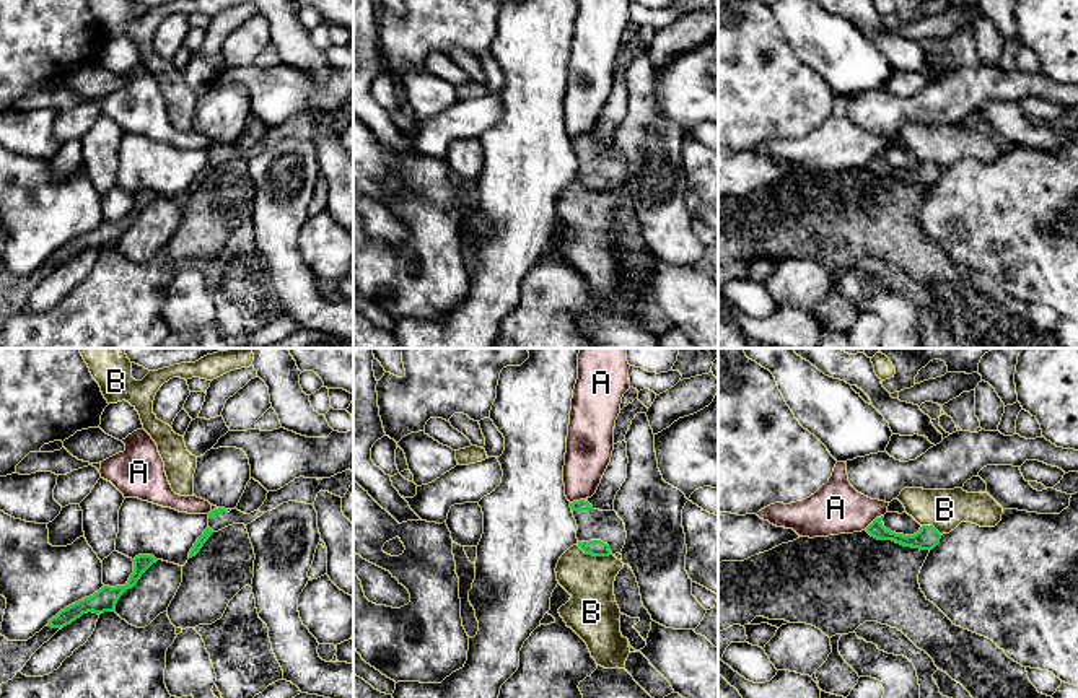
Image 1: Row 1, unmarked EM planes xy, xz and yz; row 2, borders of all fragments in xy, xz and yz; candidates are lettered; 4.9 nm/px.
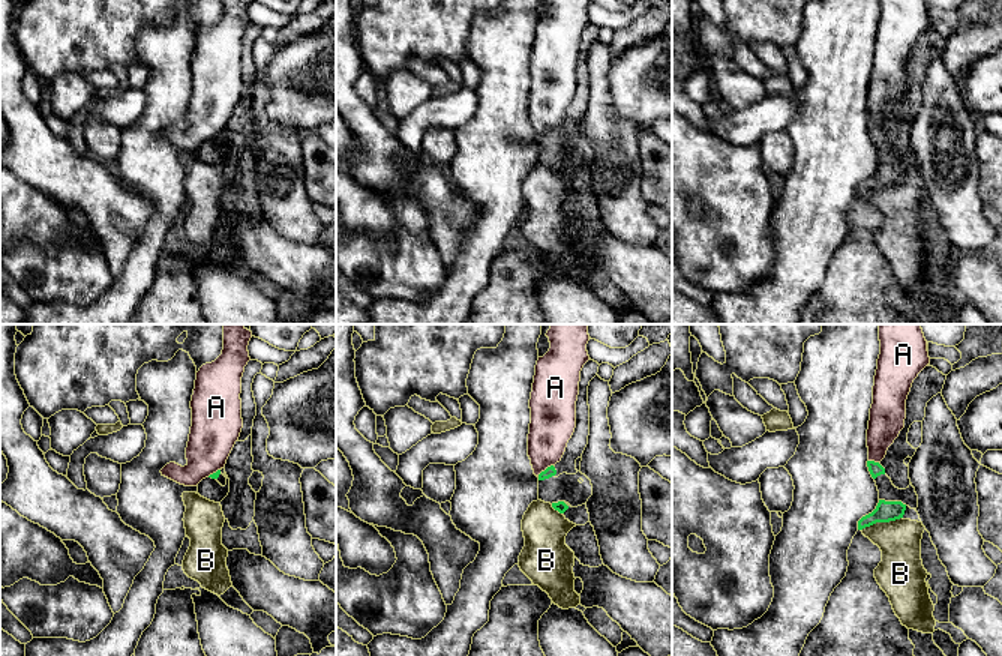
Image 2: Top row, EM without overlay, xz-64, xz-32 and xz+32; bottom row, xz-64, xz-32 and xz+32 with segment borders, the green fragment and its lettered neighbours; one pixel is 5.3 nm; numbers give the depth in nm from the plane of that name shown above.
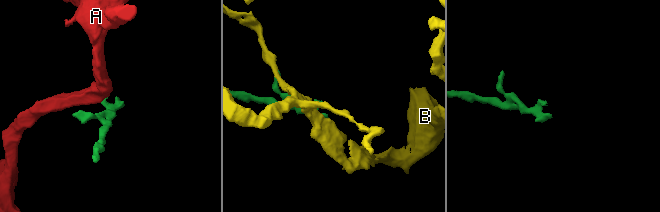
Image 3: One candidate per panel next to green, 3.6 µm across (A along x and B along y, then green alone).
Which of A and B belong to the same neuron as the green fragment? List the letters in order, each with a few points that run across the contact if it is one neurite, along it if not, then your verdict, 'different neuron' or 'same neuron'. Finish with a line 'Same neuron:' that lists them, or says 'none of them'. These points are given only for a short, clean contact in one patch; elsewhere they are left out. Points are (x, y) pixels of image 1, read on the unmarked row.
A: line yz (883, 150), (865, 165); different neuron
B: different neuron
Same neuron: none of them

